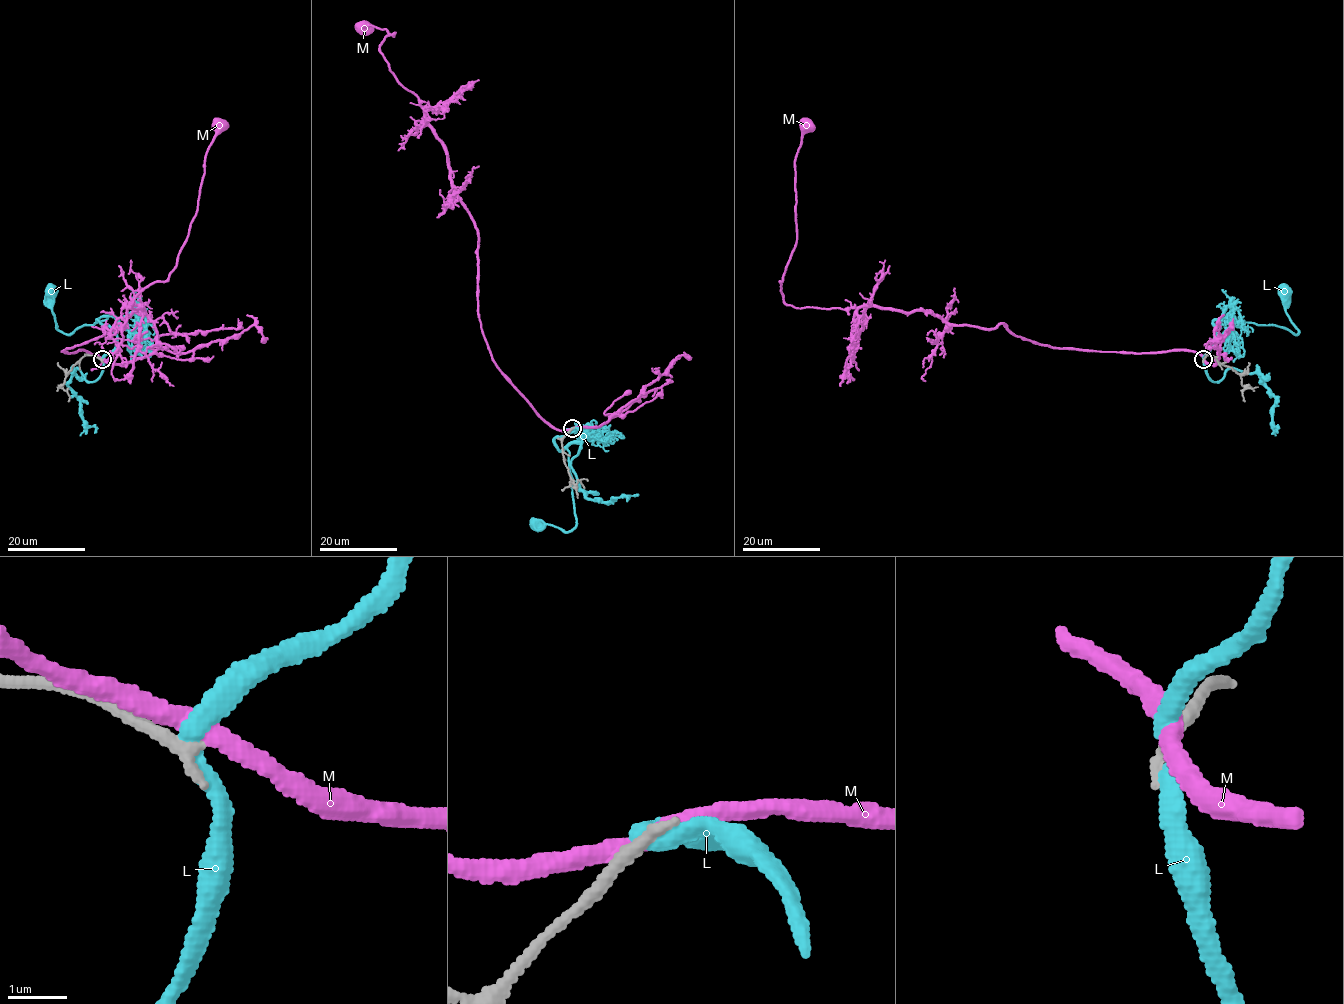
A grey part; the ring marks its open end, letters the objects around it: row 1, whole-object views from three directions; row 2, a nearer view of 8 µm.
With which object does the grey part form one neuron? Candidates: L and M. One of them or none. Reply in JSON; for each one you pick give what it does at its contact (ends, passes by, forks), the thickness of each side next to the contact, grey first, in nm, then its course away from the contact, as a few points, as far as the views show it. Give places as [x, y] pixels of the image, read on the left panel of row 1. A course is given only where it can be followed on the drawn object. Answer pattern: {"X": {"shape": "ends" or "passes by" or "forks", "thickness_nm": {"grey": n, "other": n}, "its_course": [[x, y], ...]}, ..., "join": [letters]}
{"M": {"shape": "passes by", "thickness_nm": {"grey": 280, "other": 320}, "its_course": [[100, 358], [62, 352], [145, 311], [130, 308], [134, 296], [176, 265], [218, 124]]}, "join": ["M"]}

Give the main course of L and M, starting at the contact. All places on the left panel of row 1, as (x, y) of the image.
L: (101, 360), (114, 348), (117, 334), (96, 320), (107, 316), (65, 334), (58, 329), (49, 283)
M: (100, 358), (62, 352), (145, 311), (130, 308), (134, 296), (176, 265), (218, 124)

